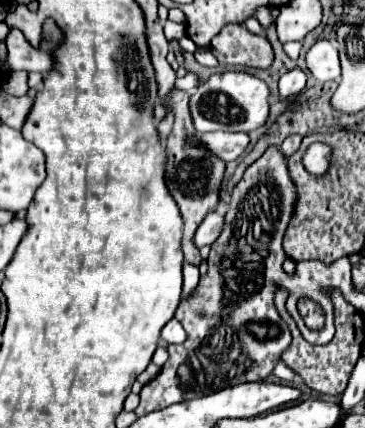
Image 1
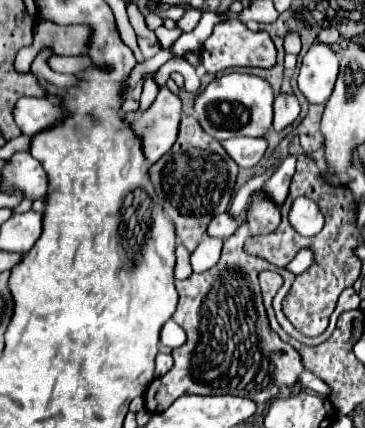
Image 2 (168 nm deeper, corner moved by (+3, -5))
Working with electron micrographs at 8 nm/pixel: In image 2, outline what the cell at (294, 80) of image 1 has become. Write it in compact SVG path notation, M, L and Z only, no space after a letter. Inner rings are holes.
M280 94L274 100L274 124L272 128L276 132L284 130L286 126L290 126L300 114L300 106L294 94Z

